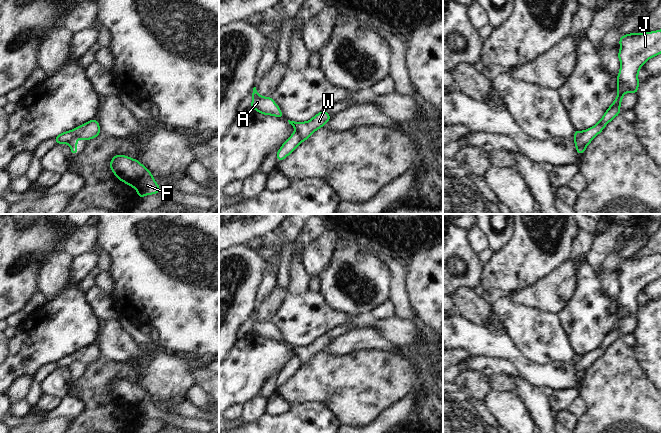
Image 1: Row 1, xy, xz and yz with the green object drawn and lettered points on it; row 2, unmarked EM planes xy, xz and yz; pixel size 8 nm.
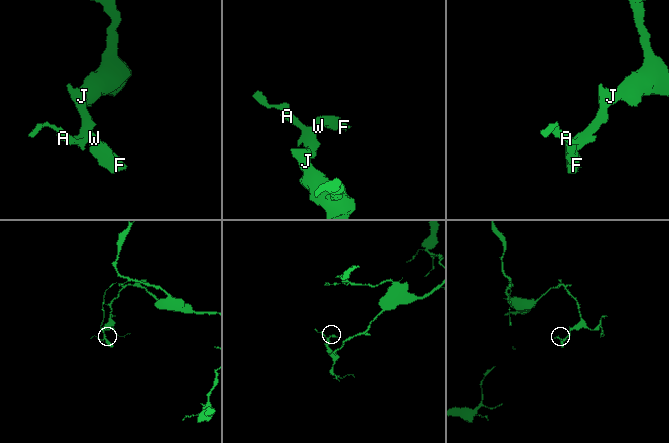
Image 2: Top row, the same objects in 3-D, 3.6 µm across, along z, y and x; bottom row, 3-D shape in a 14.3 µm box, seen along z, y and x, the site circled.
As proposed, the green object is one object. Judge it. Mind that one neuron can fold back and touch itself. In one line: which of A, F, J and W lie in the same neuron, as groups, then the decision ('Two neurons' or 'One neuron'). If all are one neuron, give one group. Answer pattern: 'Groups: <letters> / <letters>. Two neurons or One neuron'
Groups: A F J W. One neuron

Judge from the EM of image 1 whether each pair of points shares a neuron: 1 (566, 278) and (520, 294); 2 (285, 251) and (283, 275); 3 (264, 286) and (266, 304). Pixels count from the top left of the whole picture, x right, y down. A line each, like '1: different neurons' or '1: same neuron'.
1: same neuron
2: same neuron
3: different neurons

